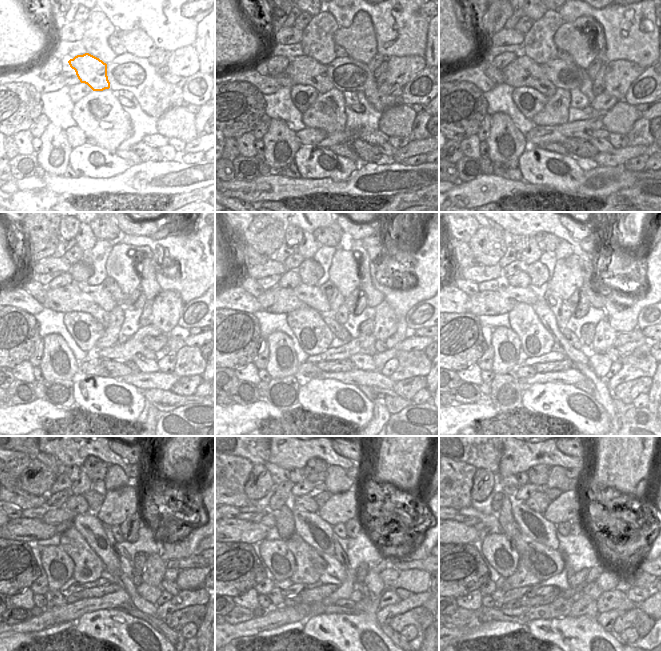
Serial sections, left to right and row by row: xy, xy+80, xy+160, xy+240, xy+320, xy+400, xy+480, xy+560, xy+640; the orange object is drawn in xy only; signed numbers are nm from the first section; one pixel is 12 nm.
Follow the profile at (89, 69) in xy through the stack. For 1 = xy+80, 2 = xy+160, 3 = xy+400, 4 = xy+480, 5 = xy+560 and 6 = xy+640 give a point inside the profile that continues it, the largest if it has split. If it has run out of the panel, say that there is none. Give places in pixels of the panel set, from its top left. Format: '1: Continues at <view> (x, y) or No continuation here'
1: Continues at xy+80 (304, 70)
2: Continues at xy+160 (523, 72)
3: Continues at xy+400 (490, 303)
4: Continues at xy+480 (23, 529)
5: Continues at xy+560 (235, 531)
6: Continues at xy+640 (459, 533)

